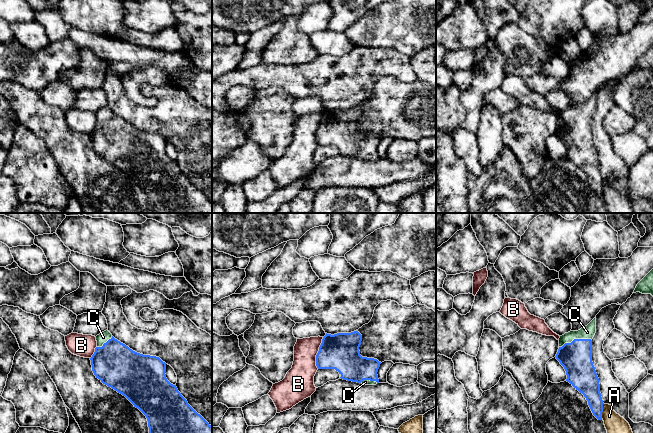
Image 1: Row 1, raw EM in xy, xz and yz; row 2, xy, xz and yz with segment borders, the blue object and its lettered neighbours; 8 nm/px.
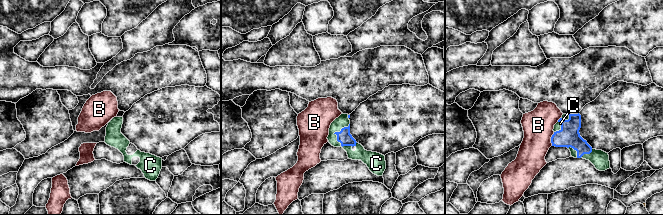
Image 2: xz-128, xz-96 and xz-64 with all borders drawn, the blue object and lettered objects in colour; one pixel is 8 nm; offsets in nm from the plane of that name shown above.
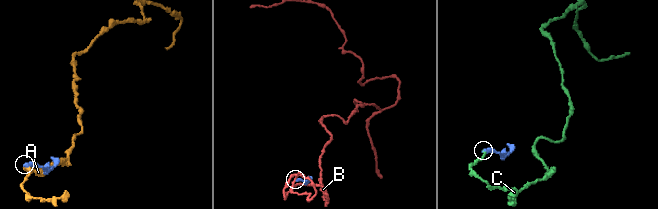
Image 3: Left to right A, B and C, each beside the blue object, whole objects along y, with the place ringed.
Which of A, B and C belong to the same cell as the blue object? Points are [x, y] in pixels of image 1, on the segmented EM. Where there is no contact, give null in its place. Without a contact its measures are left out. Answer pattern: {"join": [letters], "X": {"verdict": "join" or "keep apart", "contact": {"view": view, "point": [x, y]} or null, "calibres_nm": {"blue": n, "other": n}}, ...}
{"join": ["C"], "A": {"verdict": "keep apart", "contact": {"view": "yz", "point": [602, 411]}, "calibres_nm": {"blue": 180, "other": 160}}, "B": {"verdict": "keep apart", "contact": {"view": "xz", "point": [317, 353]}, "calibres_nm": {"blue": 300, "other": 220}}, "C": {"verdict": "join", "contact": {"view": "yz", "point": [575, 339]}, "calibres_nm": {"blue": 260, "other": 110}}}

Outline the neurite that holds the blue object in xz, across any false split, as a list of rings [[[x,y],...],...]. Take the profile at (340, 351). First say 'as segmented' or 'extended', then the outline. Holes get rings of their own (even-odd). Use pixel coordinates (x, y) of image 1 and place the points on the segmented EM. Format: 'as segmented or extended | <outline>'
extended | [[[358,331],[334,335],[326,333],[316,355],[317,368],[335,369],[343,380],[376,385],[379,383],[377,372],[381,362],[360,355],[361,341],[362,335]]]

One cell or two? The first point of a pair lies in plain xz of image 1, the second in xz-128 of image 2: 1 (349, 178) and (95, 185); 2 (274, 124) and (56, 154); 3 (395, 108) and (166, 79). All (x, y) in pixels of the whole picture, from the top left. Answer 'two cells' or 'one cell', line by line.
1: one cell
2: two cells
3: two cells

